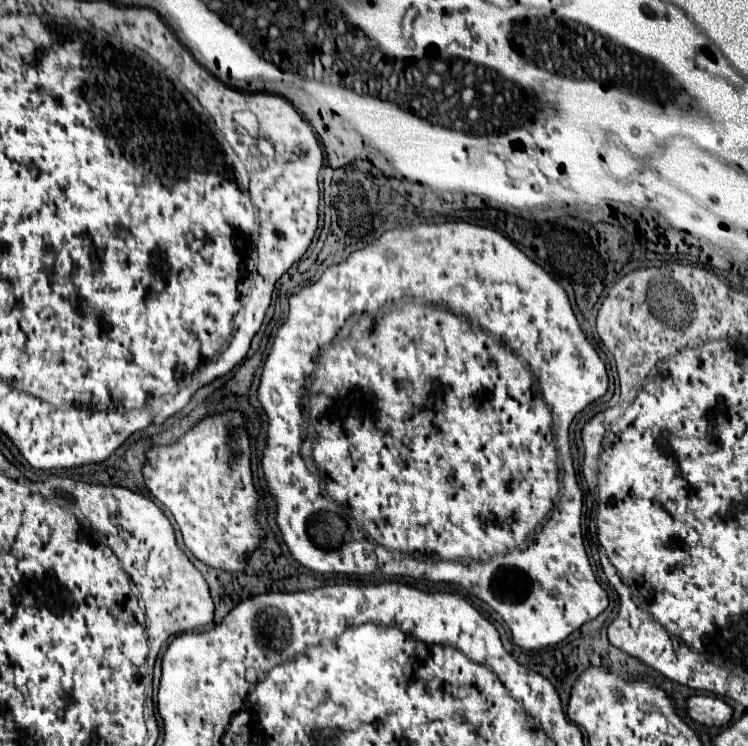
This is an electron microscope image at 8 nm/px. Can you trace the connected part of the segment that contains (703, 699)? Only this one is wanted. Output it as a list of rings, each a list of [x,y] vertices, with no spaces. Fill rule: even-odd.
[[[692,696],[688,698],[688,714],[692,720],[704,726],[724,726],[732,720],[732,706],[716,696]]]

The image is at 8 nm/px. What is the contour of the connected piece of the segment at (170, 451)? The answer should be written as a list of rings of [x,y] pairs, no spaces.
[[[232,410],[204,418],[178,444],[148,450],[148,462],[144,464],[148,490],[172,512],[192,554],[226,572],[244,570],[246,556],[256,550],[264,534],[256,524],[258,492],[252,486],[244,424],[242,414]]]

